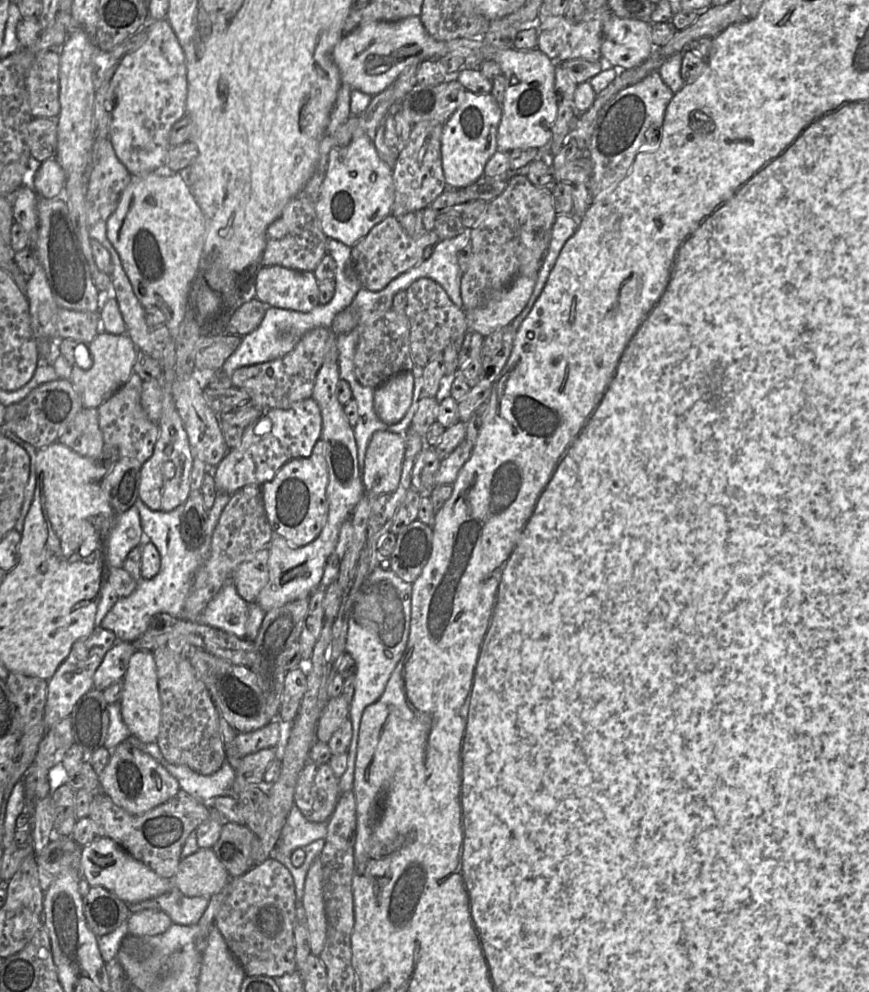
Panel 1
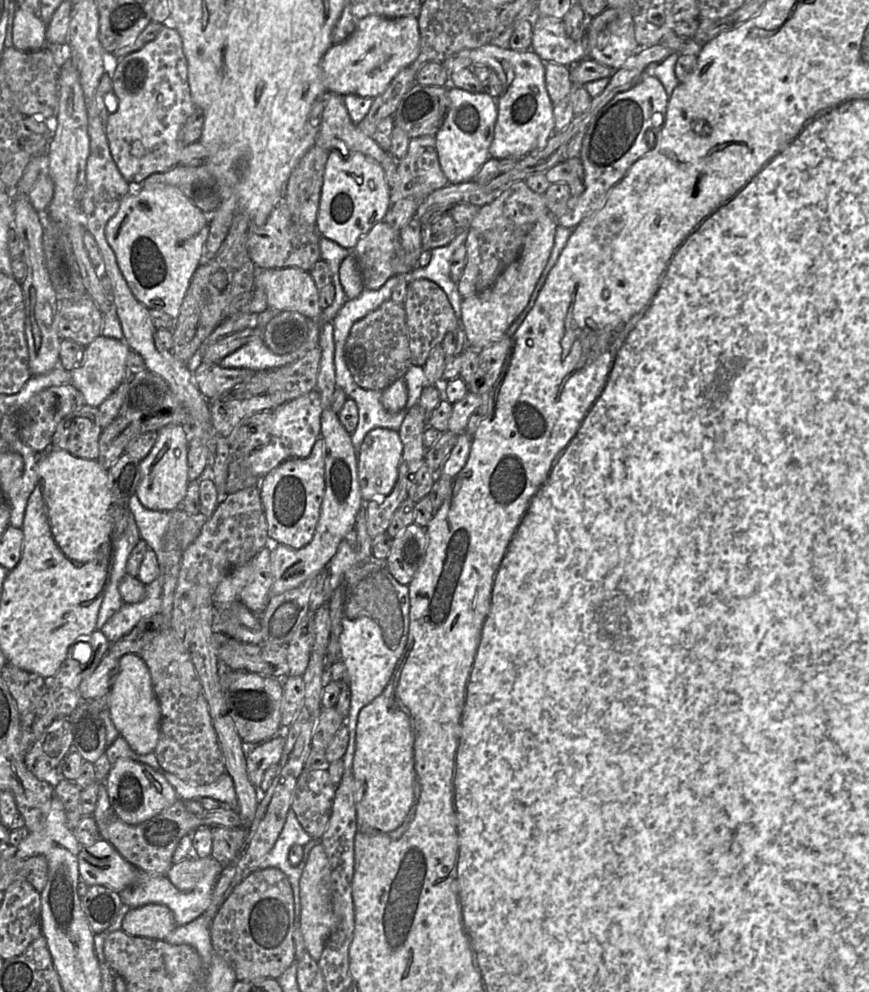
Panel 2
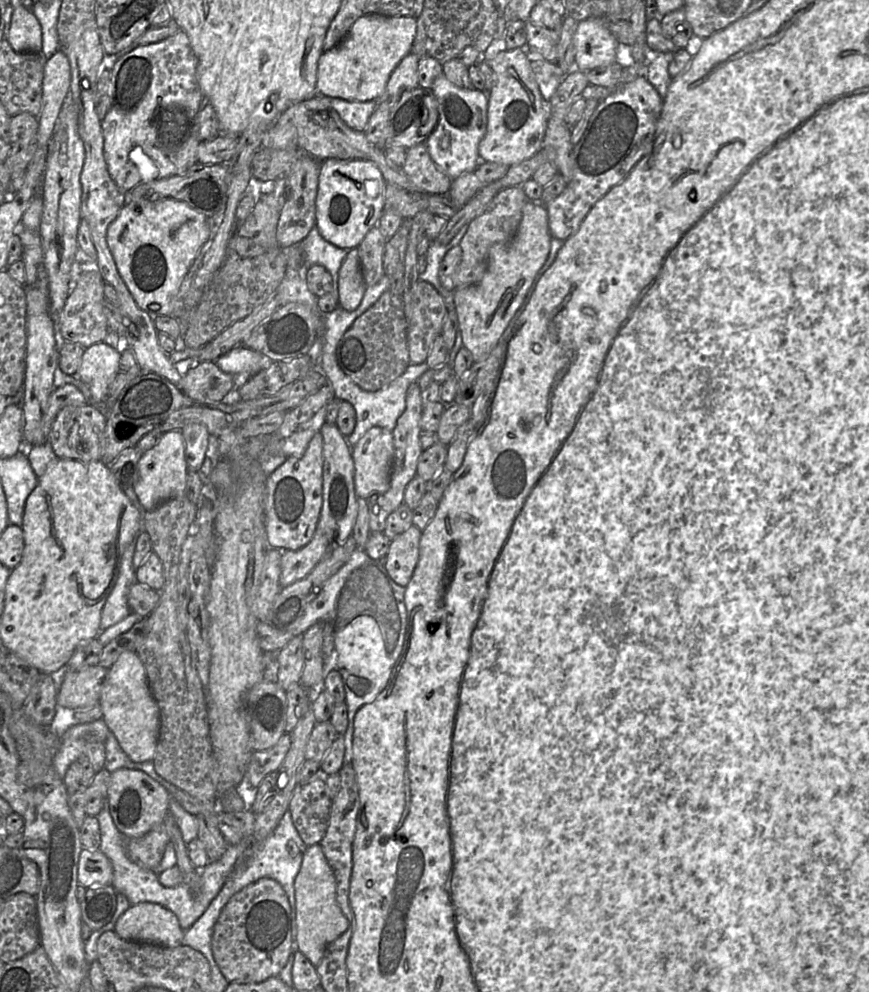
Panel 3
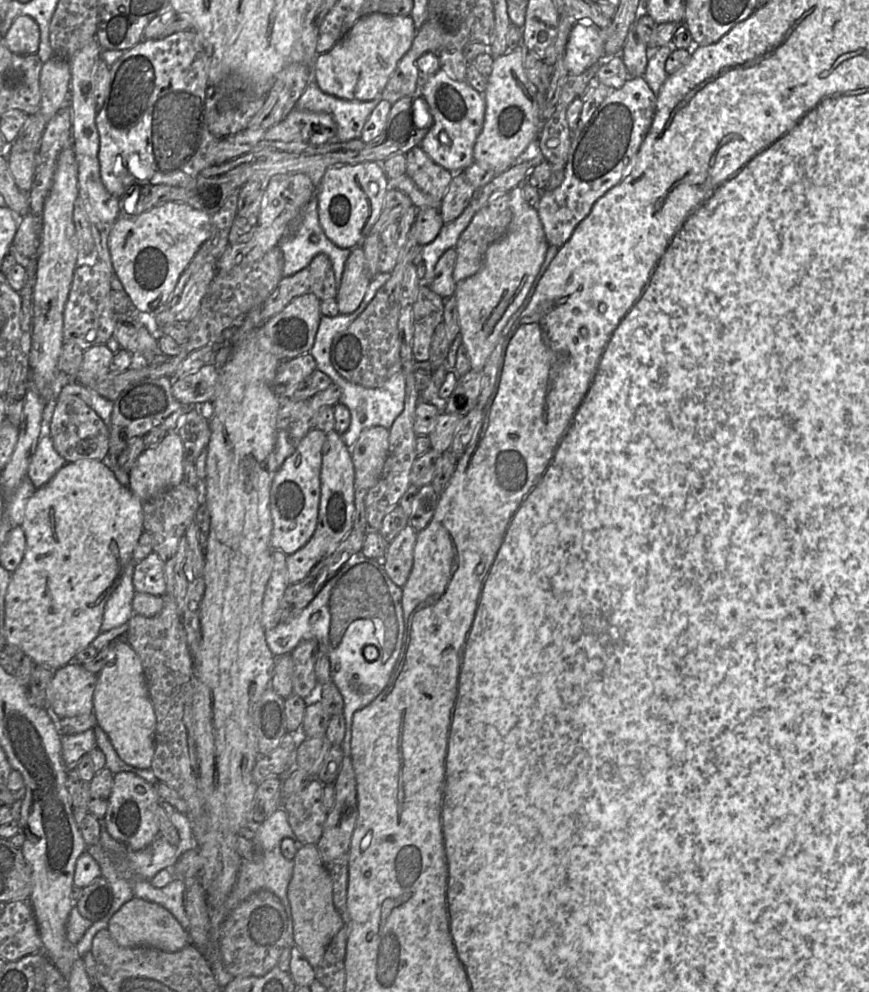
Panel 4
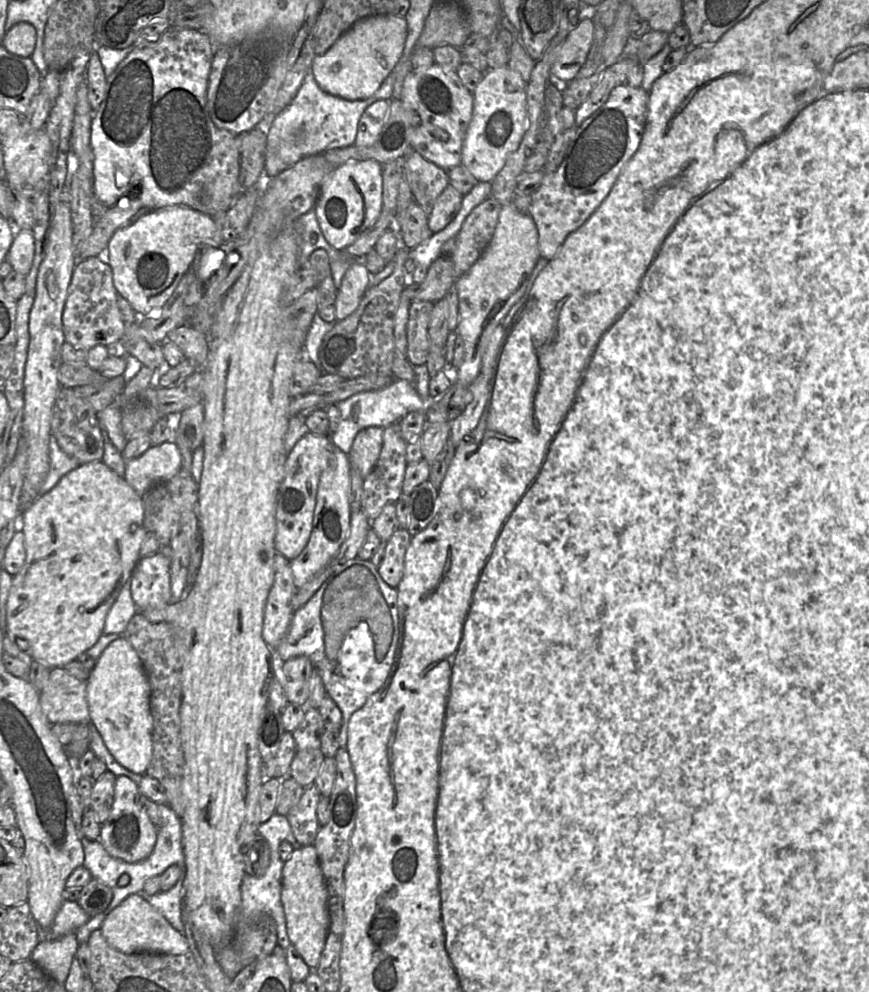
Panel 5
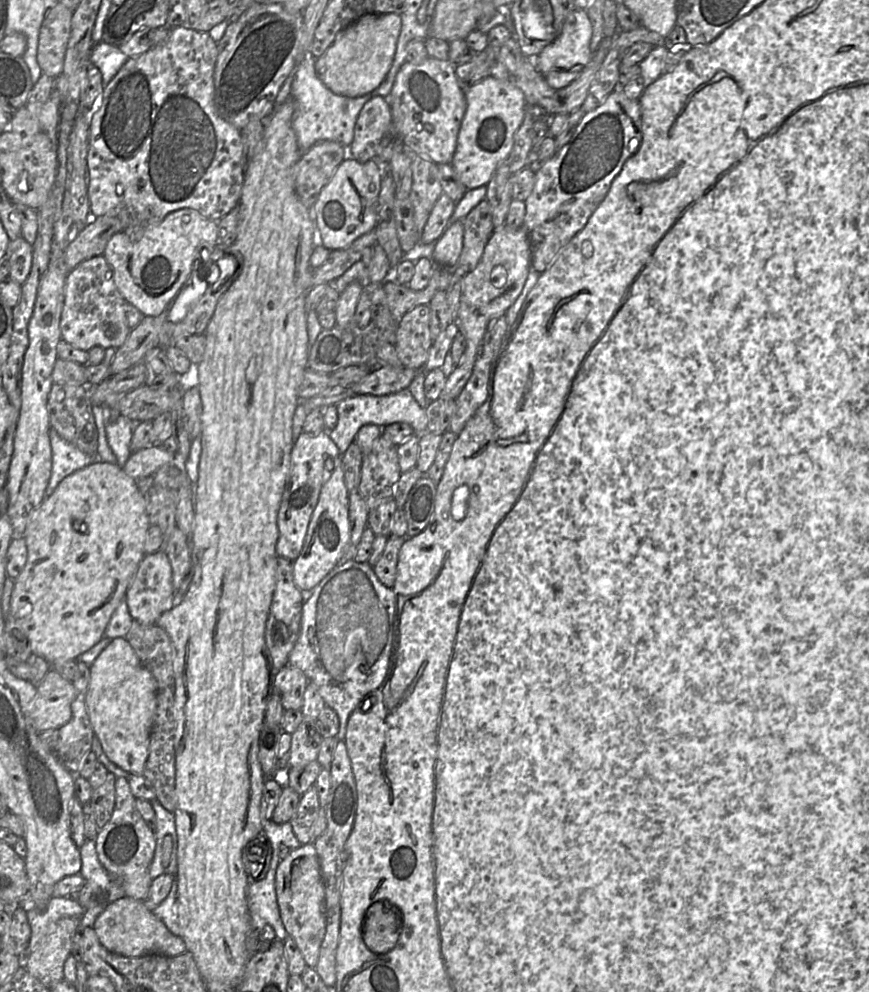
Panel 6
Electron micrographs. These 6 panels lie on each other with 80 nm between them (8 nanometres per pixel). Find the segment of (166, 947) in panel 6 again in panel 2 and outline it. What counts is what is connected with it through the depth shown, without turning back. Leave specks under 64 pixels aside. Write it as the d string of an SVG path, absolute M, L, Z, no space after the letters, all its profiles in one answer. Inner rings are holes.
M146 904L128 911L121 930L131 936L165 940L176 926L173 913L167 906Z

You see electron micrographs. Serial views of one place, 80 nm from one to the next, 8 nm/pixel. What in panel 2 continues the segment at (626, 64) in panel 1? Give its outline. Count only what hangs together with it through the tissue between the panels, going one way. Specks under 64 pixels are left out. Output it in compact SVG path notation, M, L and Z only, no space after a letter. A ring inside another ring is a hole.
M607 7L601 14L592 18L586 28L588 58L613 69L620 69L632 56L645 49L635 39L635 24L629 11Z

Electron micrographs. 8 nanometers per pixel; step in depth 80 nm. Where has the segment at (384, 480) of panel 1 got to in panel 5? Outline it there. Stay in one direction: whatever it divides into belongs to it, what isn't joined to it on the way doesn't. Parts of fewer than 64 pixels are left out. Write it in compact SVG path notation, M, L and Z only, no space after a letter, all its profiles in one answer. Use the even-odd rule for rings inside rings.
M368 427L356 435L349 458L351 467L357 469L363 478L375 467L383 444L383 428Z

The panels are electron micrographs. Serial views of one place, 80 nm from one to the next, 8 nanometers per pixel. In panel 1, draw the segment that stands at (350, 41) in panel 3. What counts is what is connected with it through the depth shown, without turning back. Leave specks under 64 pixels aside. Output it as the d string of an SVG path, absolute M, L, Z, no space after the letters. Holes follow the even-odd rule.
M419 16L397 21L365 22L351 33L344 34L332 50L331 57L337 66L342 84L375 96L390 87L399 75L412 65L425 59L439 59L449 53L464 58L472 55L483 45L483 40L457 38L438 41L425 30Z

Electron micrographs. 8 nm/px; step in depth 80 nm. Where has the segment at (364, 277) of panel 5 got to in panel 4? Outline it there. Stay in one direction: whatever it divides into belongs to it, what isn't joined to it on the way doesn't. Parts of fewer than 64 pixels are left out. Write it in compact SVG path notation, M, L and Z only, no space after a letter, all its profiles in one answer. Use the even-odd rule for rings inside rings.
M361 246L351 250L345 262L336 300L340 314L350 314L360 306L372 277Z

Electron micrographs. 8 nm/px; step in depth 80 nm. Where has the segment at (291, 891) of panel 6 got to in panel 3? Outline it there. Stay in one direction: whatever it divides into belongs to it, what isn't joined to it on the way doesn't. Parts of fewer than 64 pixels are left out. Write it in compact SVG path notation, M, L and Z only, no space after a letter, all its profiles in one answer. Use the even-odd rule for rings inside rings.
M320 843L309 846L302 854L302 863L294 882L296 901L295 947L316 967L327 946L348 927L348 921L336 901L336 881Z

